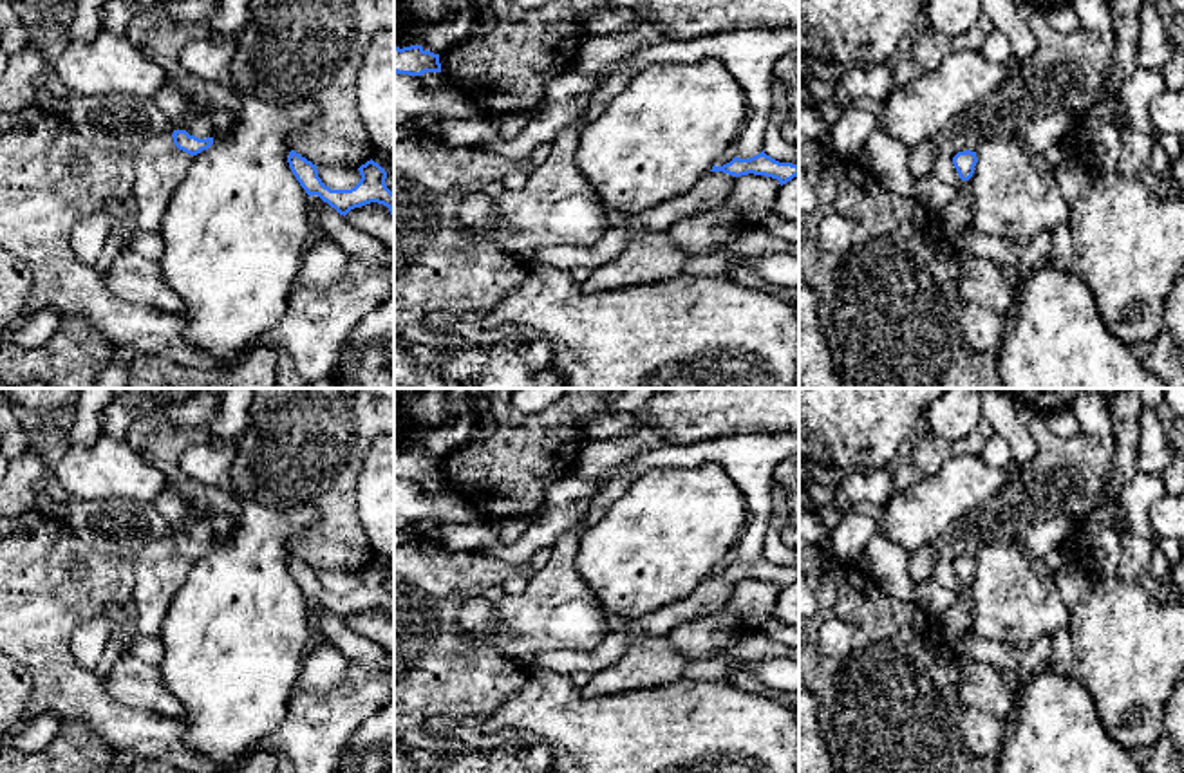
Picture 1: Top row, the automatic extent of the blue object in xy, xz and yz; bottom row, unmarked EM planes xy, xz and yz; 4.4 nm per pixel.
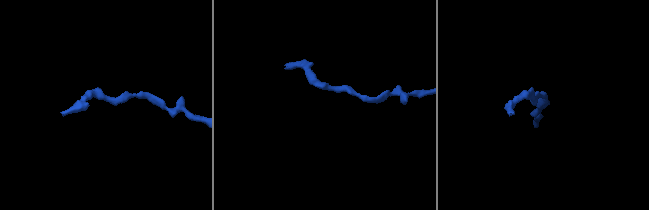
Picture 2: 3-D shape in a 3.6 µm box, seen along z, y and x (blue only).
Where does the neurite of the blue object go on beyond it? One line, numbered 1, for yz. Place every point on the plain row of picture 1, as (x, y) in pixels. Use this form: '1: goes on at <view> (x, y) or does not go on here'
1: goes on at yz (958, 620)

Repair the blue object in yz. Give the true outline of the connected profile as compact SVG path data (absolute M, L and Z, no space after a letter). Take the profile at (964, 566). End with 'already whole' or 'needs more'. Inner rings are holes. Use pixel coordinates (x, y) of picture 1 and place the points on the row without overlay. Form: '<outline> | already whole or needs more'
M971 554L958 556L953 562L953 569L963 587L958 592L956 601L945 612L938 614L938 621L947 639L960 636L976 636L974 601L971 598L971 582L974 578L976 567L976 556Z | needs more

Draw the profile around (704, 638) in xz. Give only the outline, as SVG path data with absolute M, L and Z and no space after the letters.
M723 607L714 614L680 623L667 638L691 661L709 661L725 652L736 636L752 629L756 629L754 623Z

